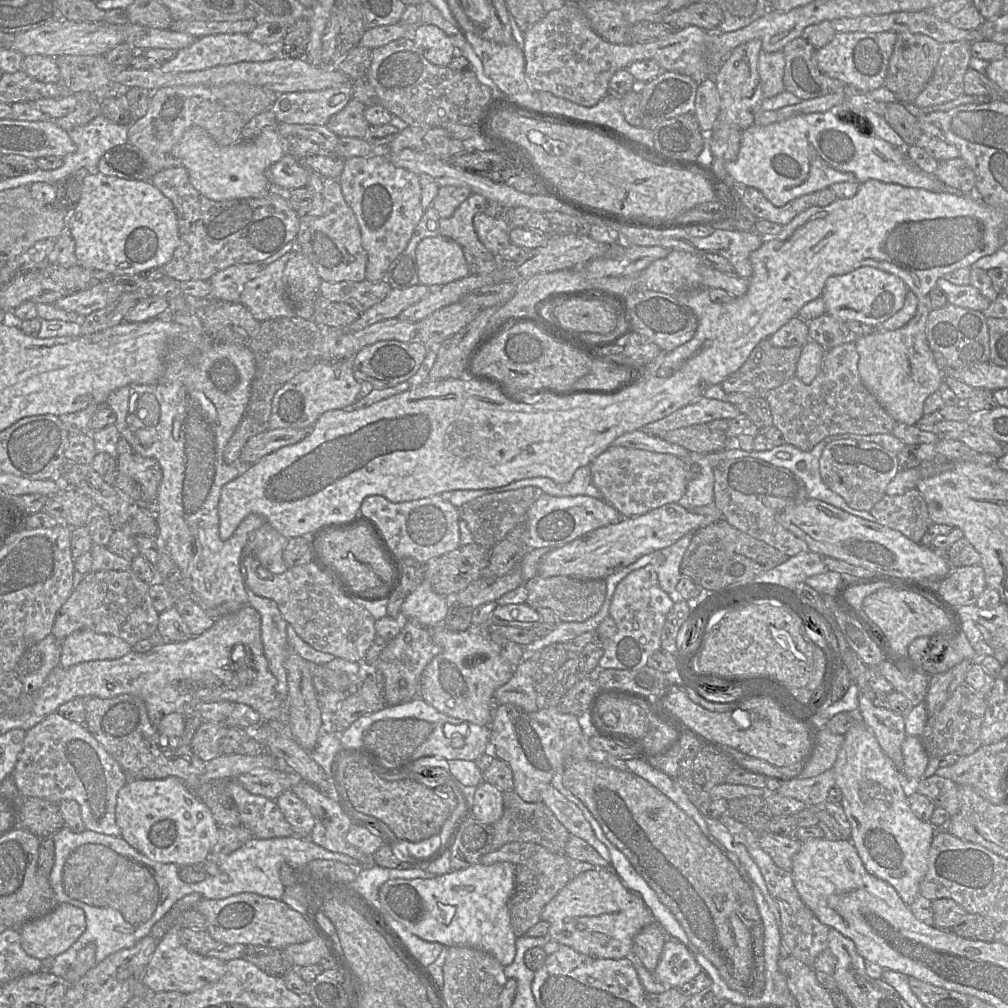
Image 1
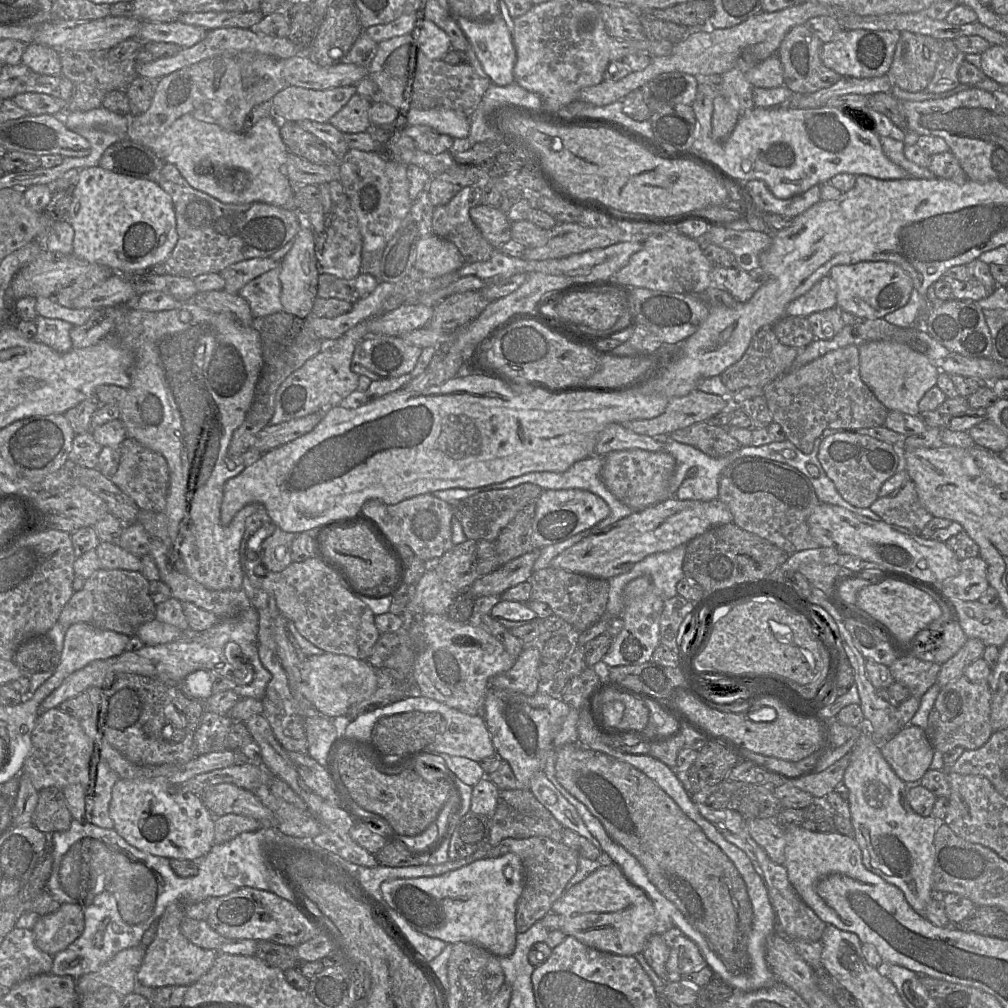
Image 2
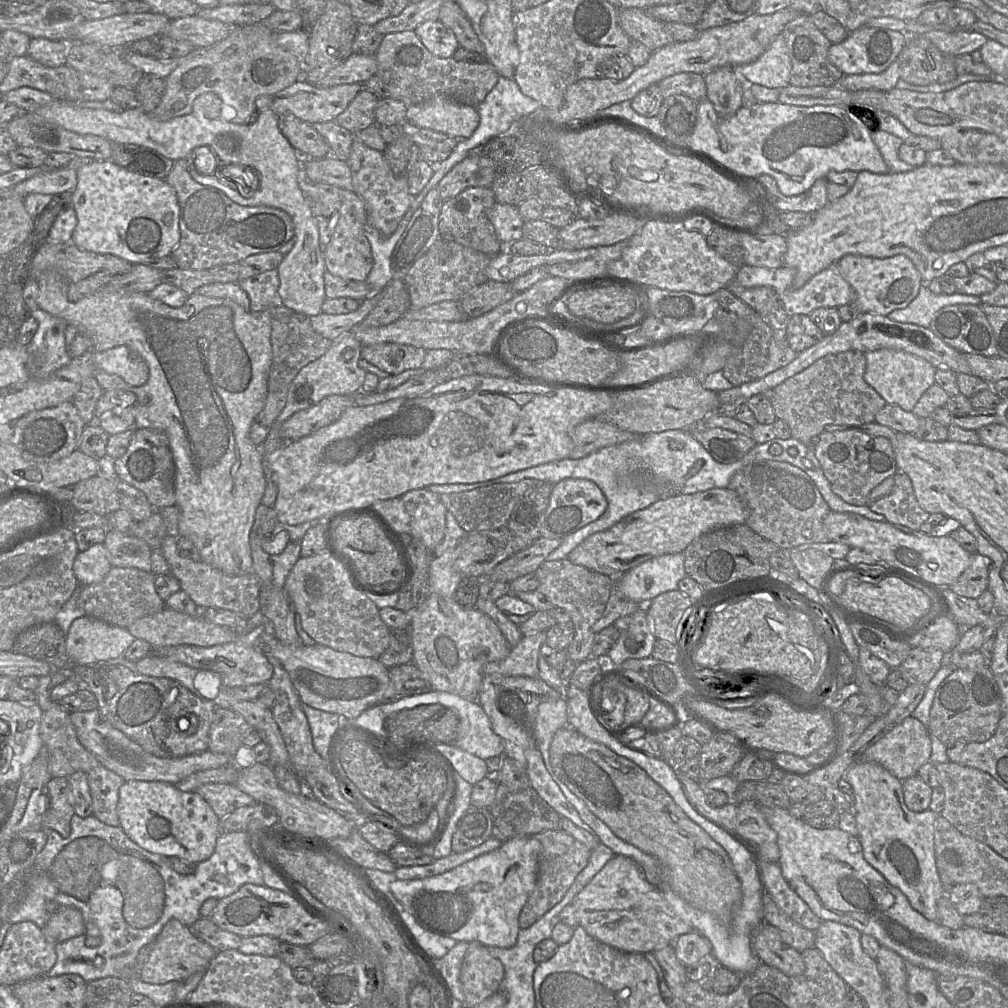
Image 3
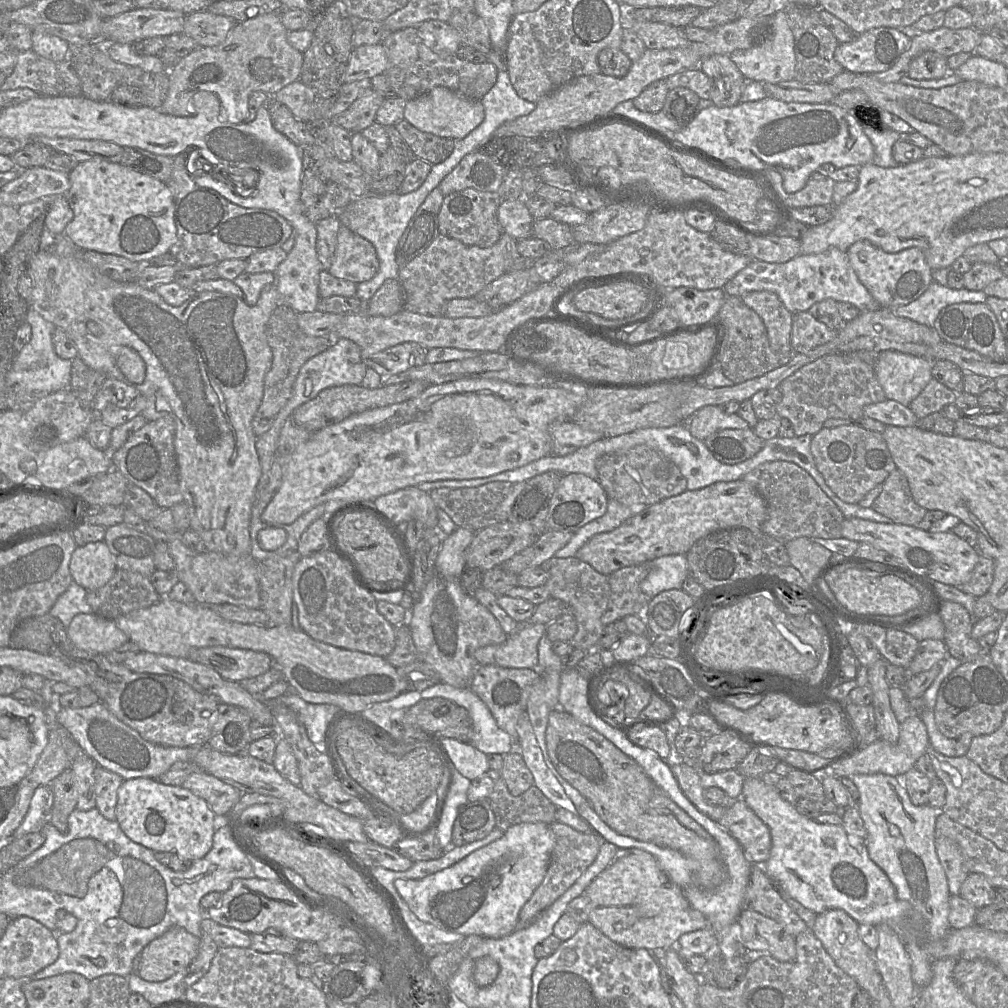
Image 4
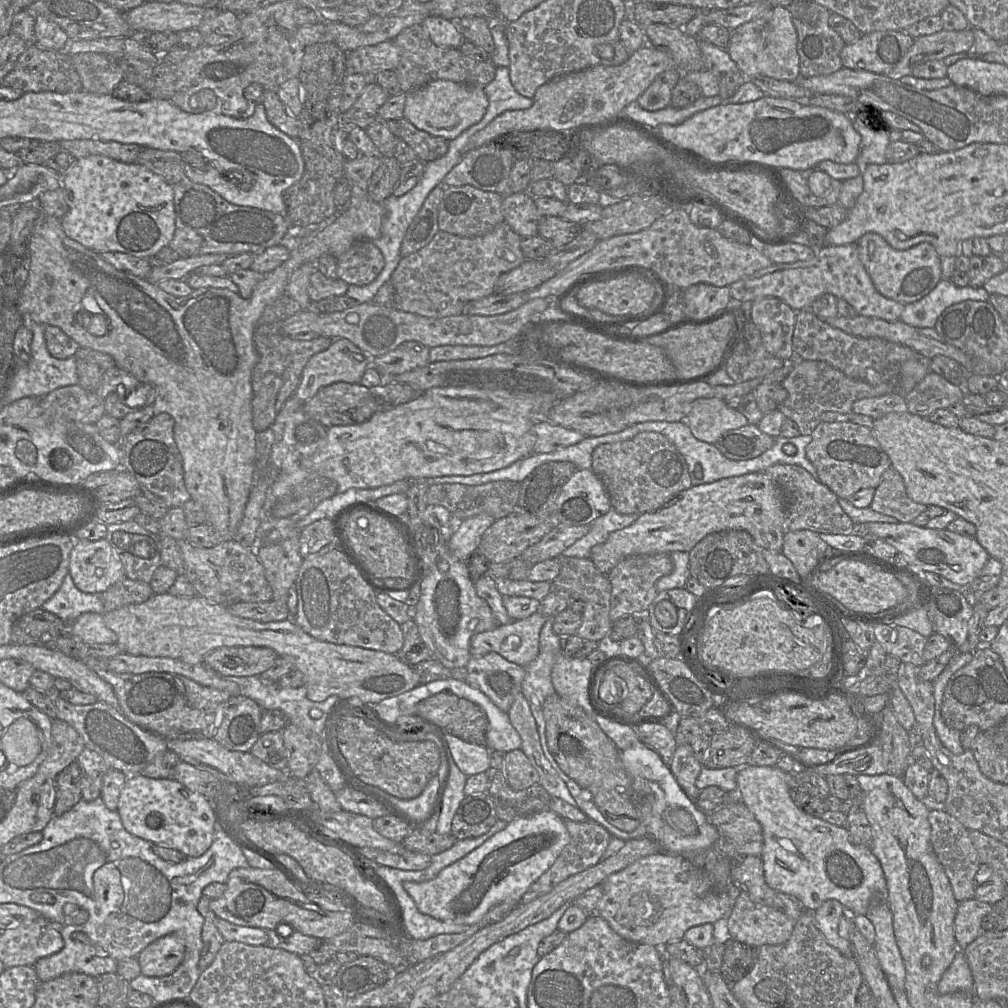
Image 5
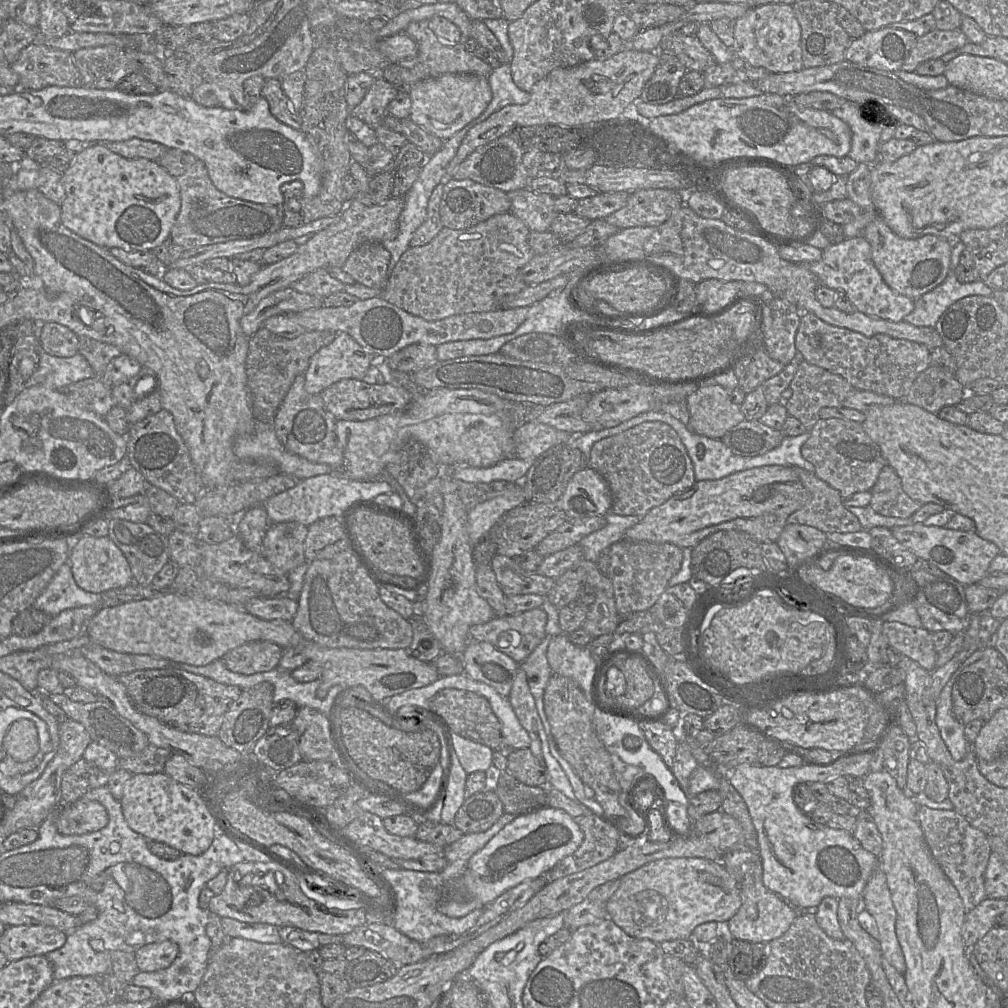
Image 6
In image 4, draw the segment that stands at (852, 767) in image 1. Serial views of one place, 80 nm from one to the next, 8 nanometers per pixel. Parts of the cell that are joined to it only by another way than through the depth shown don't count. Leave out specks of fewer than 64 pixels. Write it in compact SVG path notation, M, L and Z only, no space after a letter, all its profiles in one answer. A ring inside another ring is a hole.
M876 773L849 778L859 791L858 810L867 831L864 845L870 859L887 875L898 898L909 902L920 914L920 920L911 920L901 936L911 960L912 980L921 989L932 978L934 959L927 952L927 944L943 939L951 929L948 881L935 849L935 825L941 809L928 804L915 806L904 788L902 776Z

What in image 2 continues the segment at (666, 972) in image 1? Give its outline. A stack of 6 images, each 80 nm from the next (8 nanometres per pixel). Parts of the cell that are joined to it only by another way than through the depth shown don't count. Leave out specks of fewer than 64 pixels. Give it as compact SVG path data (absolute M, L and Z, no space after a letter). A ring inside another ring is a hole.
M685 935L675 938L670 949L666 969L670 976L680 976L708 966L699 947Z

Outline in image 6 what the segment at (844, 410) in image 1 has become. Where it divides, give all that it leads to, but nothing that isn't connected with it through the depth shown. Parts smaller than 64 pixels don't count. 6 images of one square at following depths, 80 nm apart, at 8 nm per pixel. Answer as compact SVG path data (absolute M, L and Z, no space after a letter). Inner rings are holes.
M803 360L790 383L789 386L792 389L792 395L787 402L781 402L785 405L787 413L790 416L797 418L806 428L806 431L810 432L813 426L820 419L819 411L824 407L843 407L843 401L849 397L857 389L847 382L842 376L833 374L826 369L819 366L812 365L806 360Z

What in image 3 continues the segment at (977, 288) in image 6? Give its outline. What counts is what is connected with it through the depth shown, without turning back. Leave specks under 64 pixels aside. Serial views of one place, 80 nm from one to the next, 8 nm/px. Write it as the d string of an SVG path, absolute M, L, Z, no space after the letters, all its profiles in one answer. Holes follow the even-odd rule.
M929 285L921 286L918 295L903 309L897 309L887 315L891 320L902 323L917 324L929 327L936 312L945 306L955 304L982 304L981 298L974 295L960 293L934 294Z

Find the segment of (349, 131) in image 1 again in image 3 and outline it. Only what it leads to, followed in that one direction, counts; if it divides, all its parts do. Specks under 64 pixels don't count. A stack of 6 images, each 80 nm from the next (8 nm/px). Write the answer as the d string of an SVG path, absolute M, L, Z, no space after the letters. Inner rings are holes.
M362 89L334 122L352 134L366 129L375 123L378 102L379 99L373 93Z

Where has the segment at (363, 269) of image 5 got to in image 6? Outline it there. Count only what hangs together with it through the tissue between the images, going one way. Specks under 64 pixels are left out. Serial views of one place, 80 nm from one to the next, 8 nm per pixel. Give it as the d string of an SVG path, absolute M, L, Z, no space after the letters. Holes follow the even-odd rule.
M366 242L358 246L341 267L357 283L382 289L386 284L390 252L378 242Z

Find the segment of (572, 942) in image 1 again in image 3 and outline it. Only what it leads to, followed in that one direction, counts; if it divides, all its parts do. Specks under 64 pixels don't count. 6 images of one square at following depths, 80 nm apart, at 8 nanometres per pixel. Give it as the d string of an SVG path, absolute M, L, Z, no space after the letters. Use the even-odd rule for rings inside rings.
M615 855L572 900L578 926L594 939L628 953L649 953L694 931L650 884L632 859Z

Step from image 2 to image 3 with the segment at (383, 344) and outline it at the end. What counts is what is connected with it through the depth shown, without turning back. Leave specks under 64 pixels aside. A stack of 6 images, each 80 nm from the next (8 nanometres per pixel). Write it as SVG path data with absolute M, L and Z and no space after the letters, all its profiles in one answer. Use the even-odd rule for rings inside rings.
M381 343L362 345L360 358L388 372L389 375L396 375L405 370L422 367L426 352L424 348L412 345Z

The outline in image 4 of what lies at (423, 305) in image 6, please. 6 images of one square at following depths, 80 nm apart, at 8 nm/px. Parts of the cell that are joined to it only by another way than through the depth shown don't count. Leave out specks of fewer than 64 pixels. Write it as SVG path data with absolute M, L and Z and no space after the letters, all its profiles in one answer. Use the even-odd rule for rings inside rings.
M502 233L500 239L493 246L480 248L439 234L420 255L399 268L397 278L405 294L404 309L422 315L444 316L450 300L474 297L492 281L510 271L514 262L521 257L517 250L517 241L510 235Z

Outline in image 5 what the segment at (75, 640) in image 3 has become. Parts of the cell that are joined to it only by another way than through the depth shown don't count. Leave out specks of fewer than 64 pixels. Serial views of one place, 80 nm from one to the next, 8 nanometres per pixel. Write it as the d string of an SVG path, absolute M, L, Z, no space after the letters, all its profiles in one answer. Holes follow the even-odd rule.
M83 613L70 625L70 633L83 644L116 644L118 637L107 627L103 615Z

